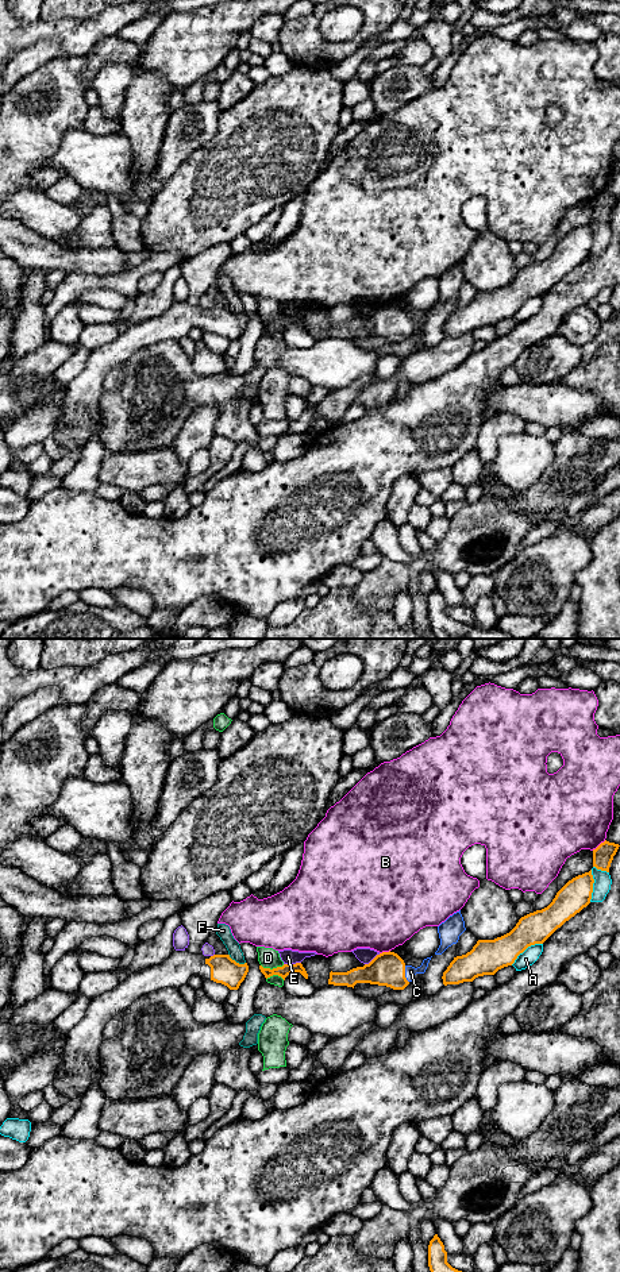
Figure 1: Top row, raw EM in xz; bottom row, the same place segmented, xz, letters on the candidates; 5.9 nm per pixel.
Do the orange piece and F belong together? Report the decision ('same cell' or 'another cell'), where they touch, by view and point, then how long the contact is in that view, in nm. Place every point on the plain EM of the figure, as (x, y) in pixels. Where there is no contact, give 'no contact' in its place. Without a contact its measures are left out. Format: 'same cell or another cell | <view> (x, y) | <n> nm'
another cell | xz (235, 313) | 120 nm

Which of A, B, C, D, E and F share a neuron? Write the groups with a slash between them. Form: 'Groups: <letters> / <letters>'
Groups: A / B / C / D / E / F

